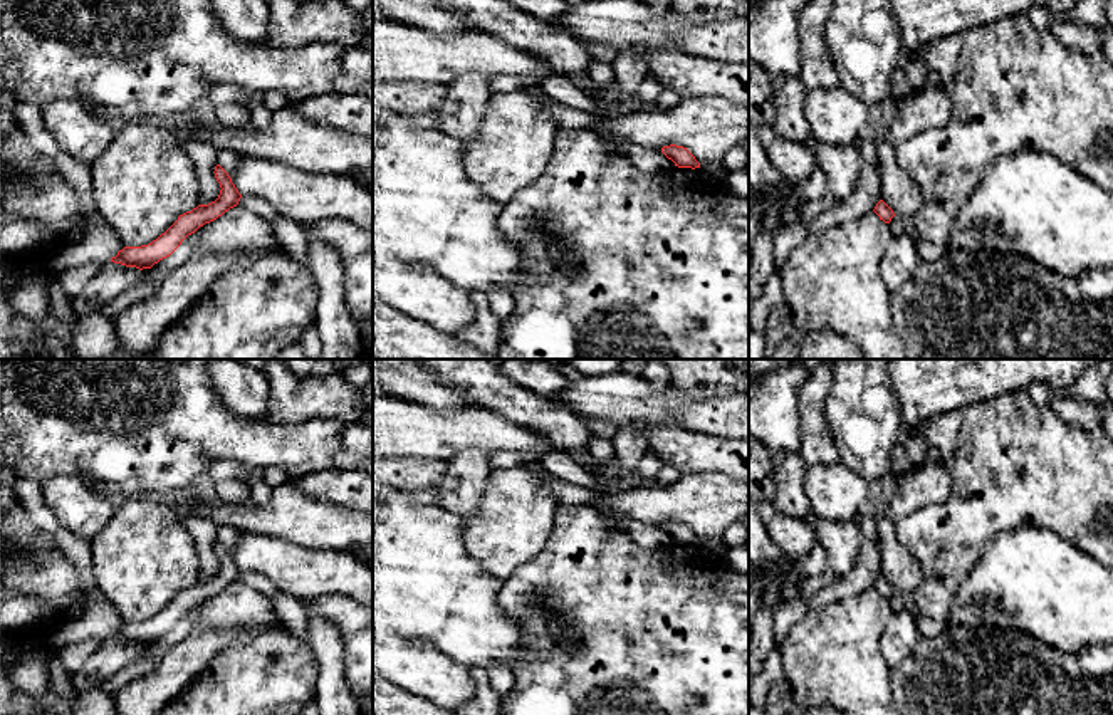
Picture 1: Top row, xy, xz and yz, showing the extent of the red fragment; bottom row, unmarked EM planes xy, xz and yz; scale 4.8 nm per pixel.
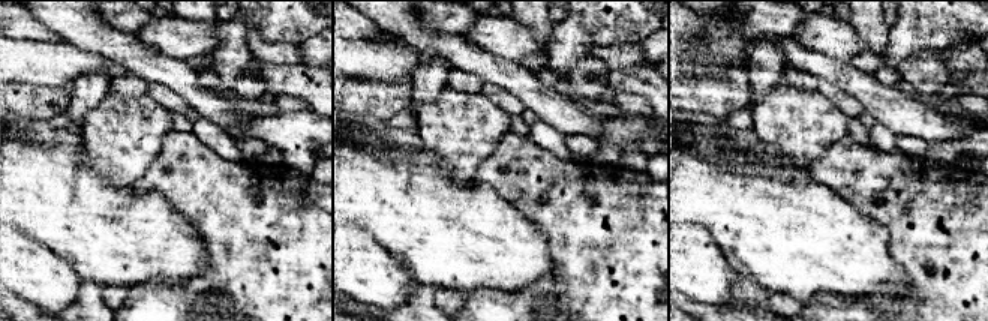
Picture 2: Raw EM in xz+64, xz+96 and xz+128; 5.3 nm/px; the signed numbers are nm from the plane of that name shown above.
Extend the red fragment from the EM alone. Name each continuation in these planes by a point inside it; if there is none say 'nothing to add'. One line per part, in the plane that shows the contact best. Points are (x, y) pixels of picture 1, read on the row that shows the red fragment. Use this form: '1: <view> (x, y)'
1: yz (868, 192)

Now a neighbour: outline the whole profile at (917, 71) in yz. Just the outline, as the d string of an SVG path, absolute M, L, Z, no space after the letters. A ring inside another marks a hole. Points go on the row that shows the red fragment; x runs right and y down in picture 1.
M913 57L903 69L910 79L910 94L920 92L928 84L927 77L930 69L920 57Z

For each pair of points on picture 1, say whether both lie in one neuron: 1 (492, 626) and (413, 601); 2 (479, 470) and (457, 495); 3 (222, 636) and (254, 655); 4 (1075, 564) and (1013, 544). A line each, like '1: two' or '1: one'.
1: one
2: one
3: two
4: one

